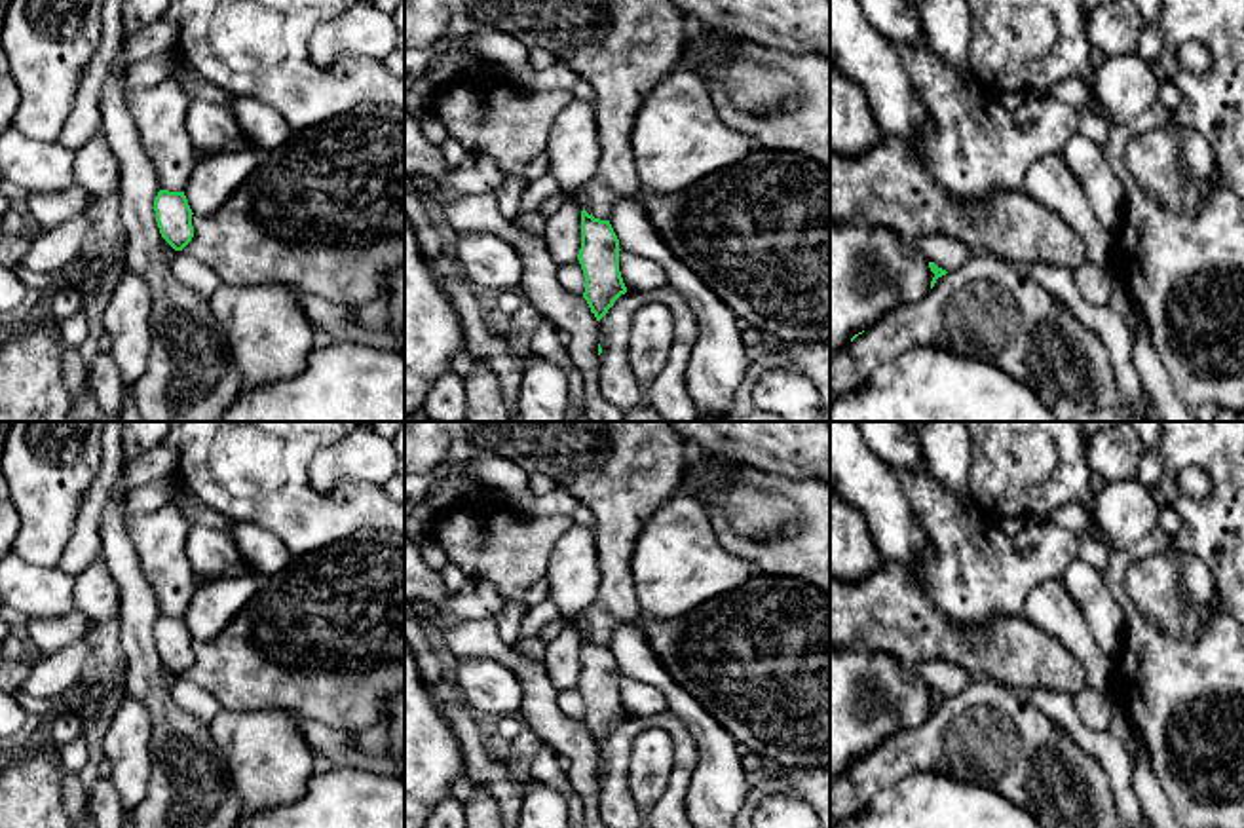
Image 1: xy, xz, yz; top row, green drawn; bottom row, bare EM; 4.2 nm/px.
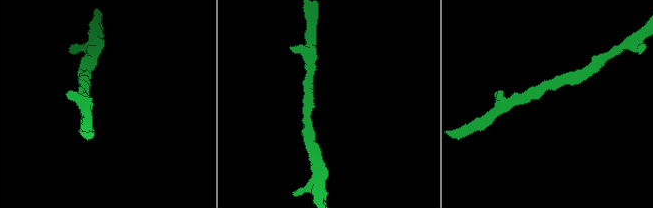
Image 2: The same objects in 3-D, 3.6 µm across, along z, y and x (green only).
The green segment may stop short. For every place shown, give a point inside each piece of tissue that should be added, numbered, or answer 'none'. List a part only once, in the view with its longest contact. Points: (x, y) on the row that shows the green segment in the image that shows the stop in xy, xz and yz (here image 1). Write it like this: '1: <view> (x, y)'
none

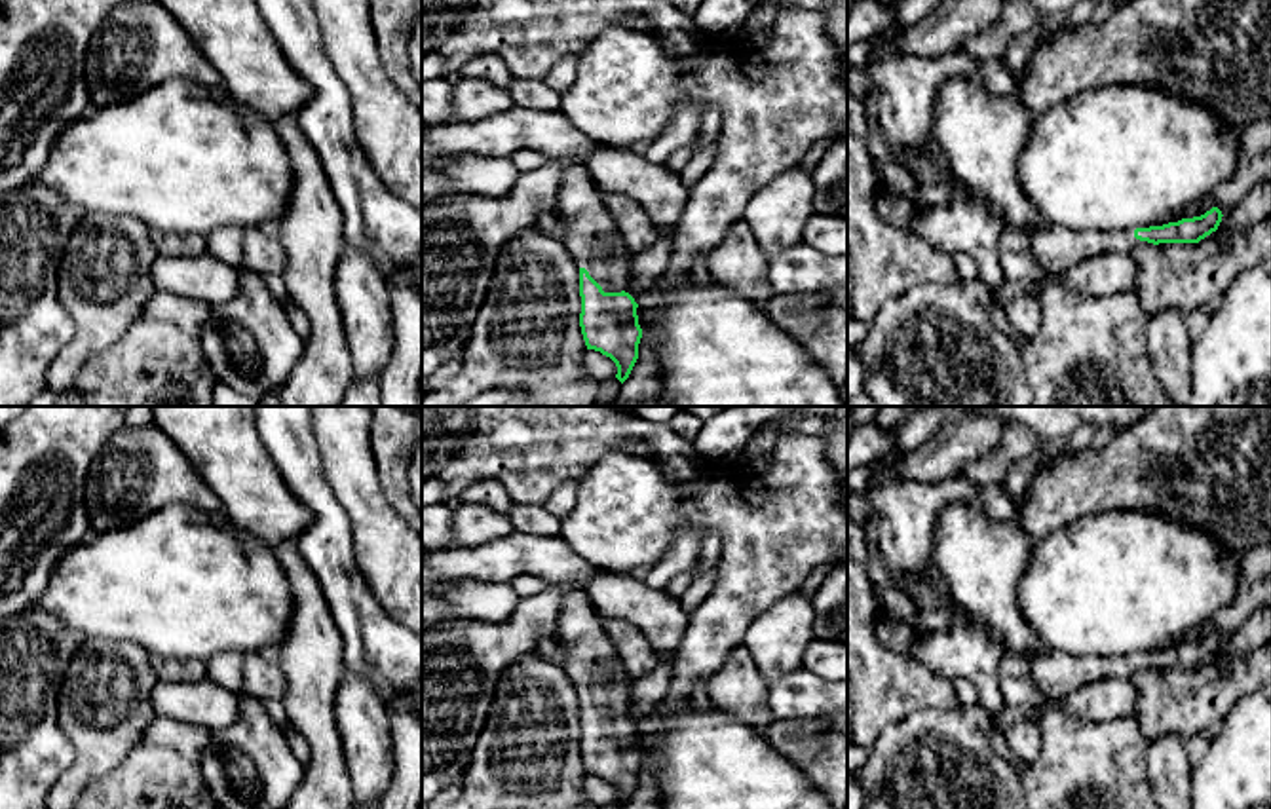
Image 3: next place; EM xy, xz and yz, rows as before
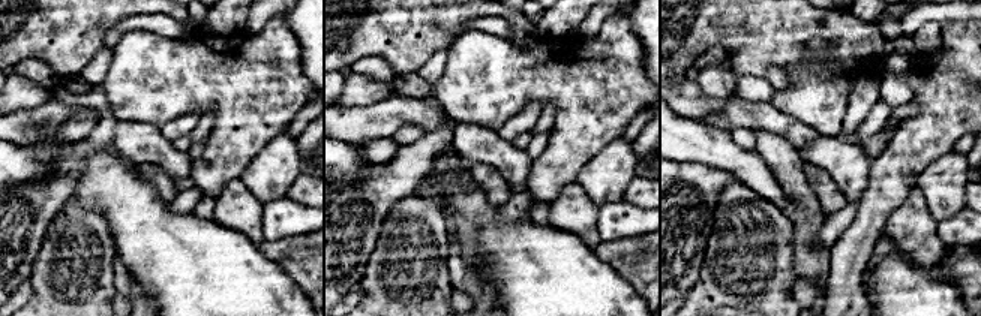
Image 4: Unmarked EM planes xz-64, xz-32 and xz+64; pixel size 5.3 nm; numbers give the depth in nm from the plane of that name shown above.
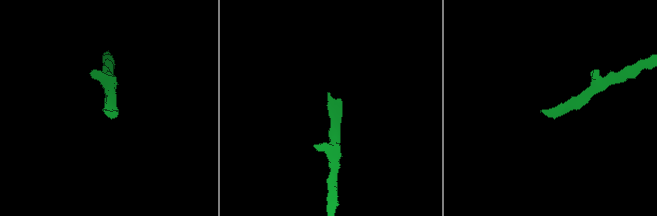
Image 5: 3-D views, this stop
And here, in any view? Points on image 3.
1: xz (589, 232)

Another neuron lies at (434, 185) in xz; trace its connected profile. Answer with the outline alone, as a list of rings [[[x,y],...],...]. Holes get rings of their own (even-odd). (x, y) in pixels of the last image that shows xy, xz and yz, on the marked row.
[[[422,169],[422,201],[450,199],[460,196],[441,173]]]

